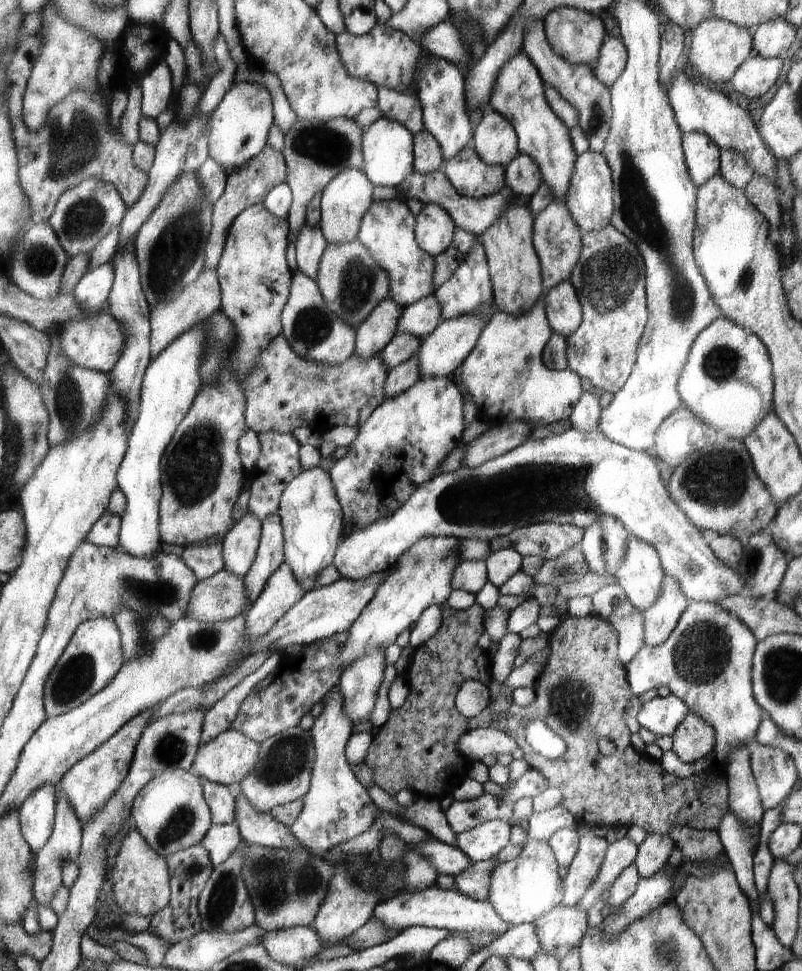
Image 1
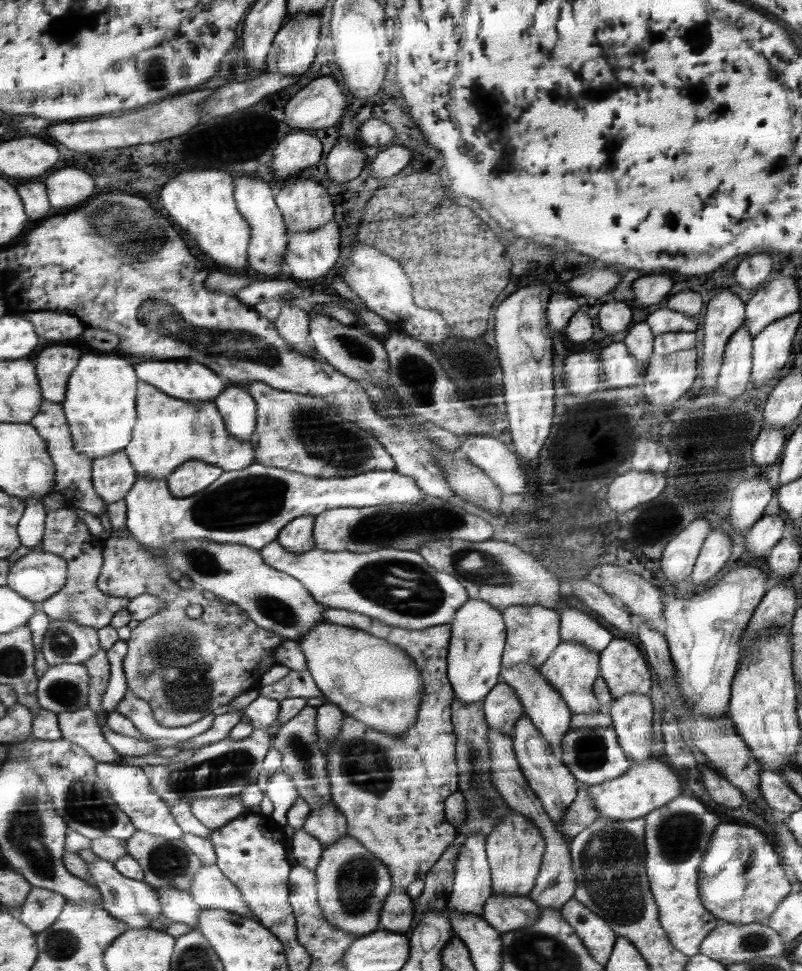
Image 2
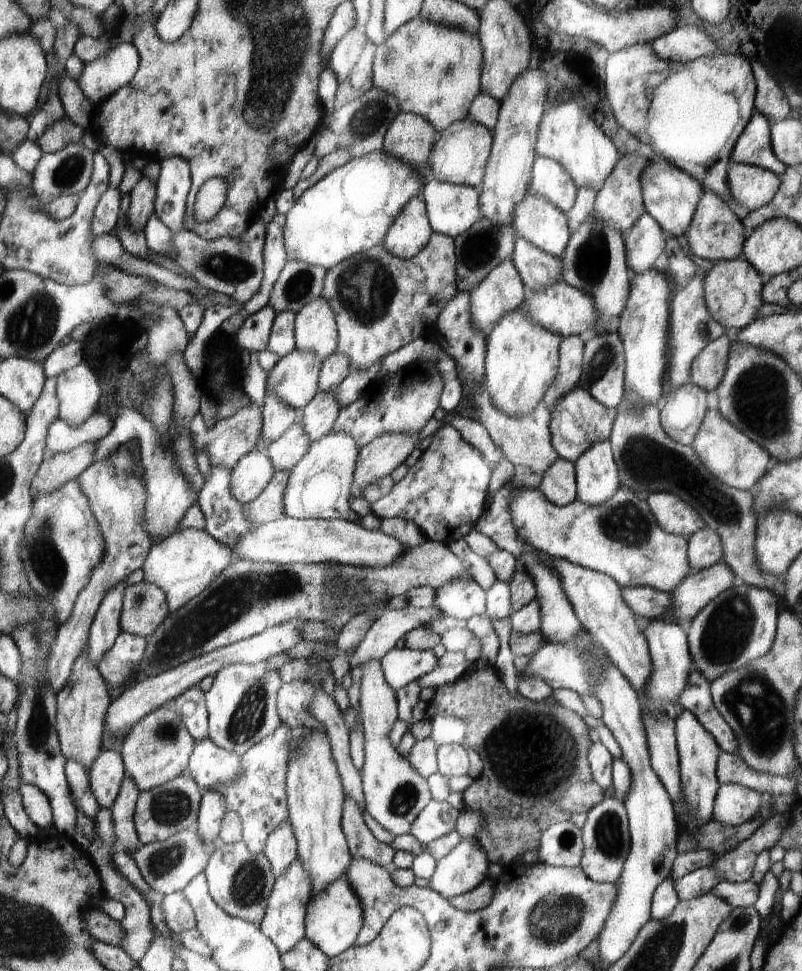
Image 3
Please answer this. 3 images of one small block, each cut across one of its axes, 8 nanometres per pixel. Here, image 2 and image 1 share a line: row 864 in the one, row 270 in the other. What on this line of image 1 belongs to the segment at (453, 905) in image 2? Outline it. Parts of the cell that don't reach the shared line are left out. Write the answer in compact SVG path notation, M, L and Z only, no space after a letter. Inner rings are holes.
M480 238L468 252L465 262L454 272L454 275L433 296L442 308L443 320L452 318L474 317L489 319L498 309L494 303L492 276L489 274L488 256Z

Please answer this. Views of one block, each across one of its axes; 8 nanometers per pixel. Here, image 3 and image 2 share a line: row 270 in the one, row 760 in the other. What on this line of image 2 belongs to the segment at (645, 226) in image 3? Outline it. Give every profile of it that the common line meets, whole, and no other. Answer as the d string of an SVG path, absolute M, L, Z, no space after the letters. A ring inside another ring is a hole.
M630 693L613 699L609 708L612 722L610 726L617 733L617 738L626 754L641 763L650 759L650 734L652 734L652 714L650 696Z

